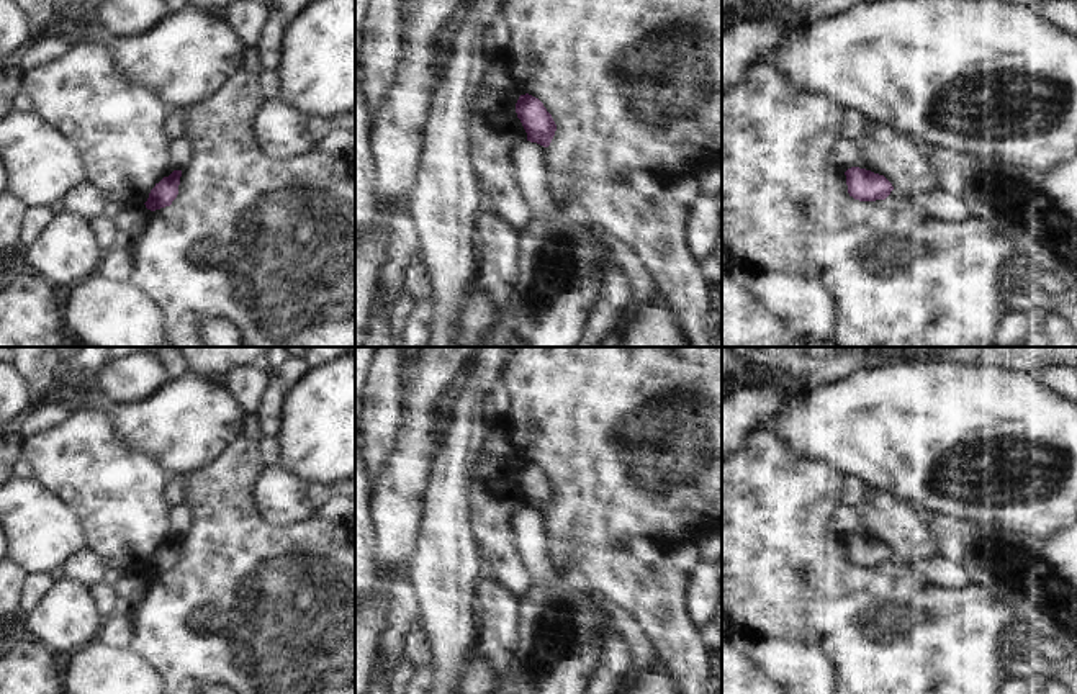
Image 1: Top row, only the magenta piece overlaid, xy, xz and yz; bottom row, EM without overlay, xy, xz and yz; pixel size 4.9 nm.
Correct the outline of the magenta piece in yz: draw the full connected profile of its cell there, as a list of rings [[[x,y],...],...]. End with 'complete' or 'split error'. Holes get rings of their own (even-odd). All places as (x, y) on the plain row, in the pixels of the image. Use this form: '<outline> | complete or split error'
[[[851,534],[845,539],[848,560],[859,568],[885,566],[894,557],[892,550],[879,540]]] | complete

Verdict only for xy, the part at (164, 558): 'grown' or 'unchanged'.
grown

